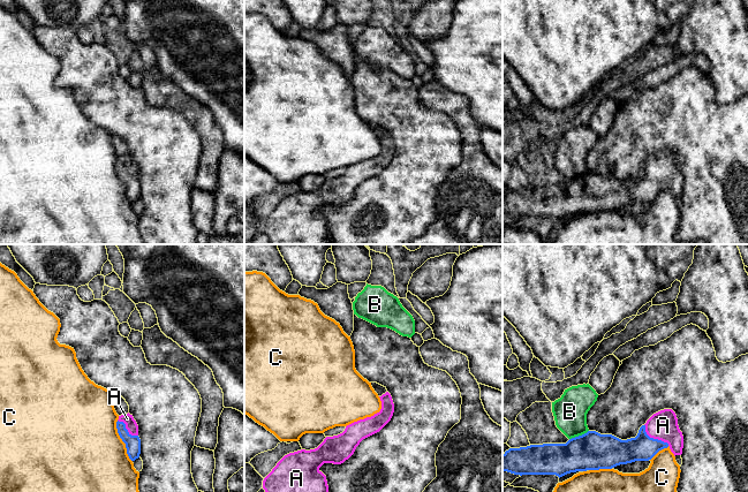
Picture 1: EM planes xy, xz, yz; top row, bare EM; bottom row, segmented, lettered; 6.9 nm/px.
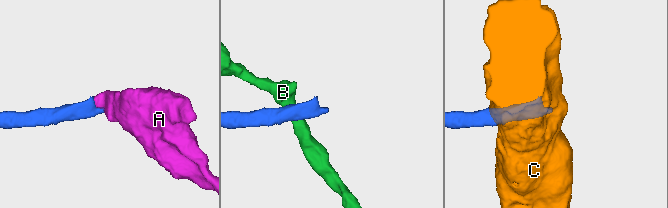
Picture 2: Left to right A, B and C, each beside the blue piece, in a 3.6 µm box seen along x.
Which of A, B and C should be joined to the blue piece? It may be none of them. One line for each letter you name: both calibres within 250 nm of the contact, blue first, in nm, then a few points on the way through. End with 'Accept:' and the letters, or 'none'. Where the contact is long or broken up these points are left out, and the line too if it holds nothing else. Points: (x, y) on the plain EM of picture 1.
A: 180/200 nm | across yz (642, 189), (652, 180), (663, 167)
Accept: A

